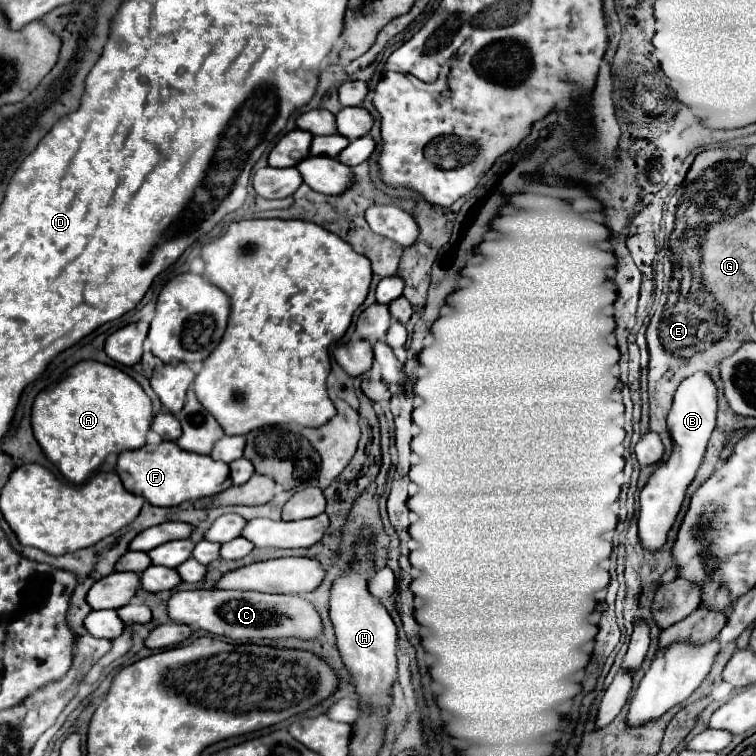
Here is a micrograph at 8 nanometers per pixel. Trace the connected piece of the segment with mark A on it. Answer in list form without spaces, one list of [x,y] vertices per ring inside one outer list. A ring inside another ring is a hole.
[[[81,361],[65,377],[43,389],[31,413],[35,439],[59,473],[81,485],[105,461],[109,453],[139,449],[147,443],[153,409],[143,387],[117,367],[99,361]]]

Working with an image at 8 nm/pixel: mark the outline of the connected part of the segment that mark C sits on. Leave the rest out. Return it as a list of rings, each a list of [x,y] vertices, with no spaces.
[[[195,589],[177,591],[167,601],[169,619],[185,623],[193,629],[205,629],[213,635],[235,641],[247,639],[277,639],[277,637],[317,637],[321,633],[321,617],[313,605],[299,595],[269,595],[257,591],[221,591]]]

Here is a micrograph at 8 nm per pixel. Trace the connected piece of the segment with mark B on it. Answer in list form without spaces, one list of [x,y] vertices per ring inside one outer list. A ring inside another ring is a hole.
[[[701,373],[691,375],[691,379],[685,379],[675,393],[673,407],[667,415],[667,429],[673,443],[673,451],[669,459],[653,471],[653,475],[647,479],[647,485],[641,489],[639,495],[639,537],[645,543],[645,547],[661,547],[661,543],[665,543],[667,533],[685,499],[685,491],[703,461],[707,441],[715,429],[717,413],[715,393],[717,389],[711,377]]]

